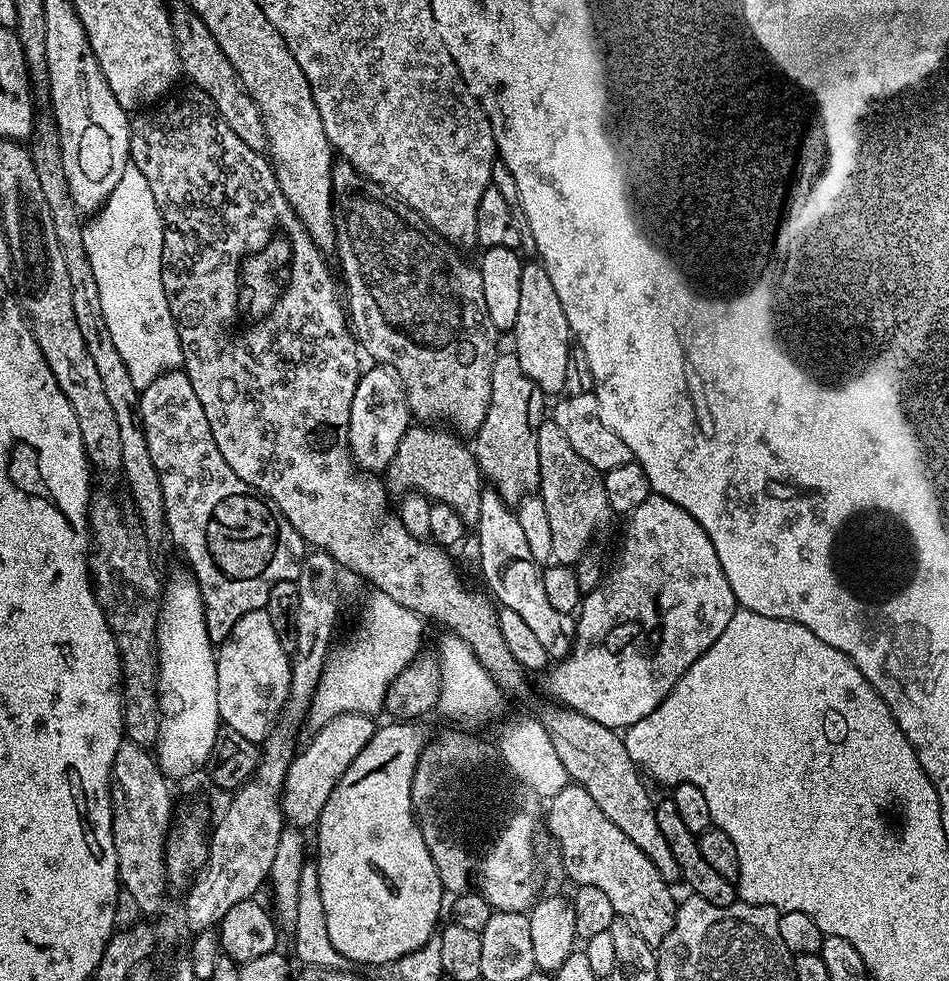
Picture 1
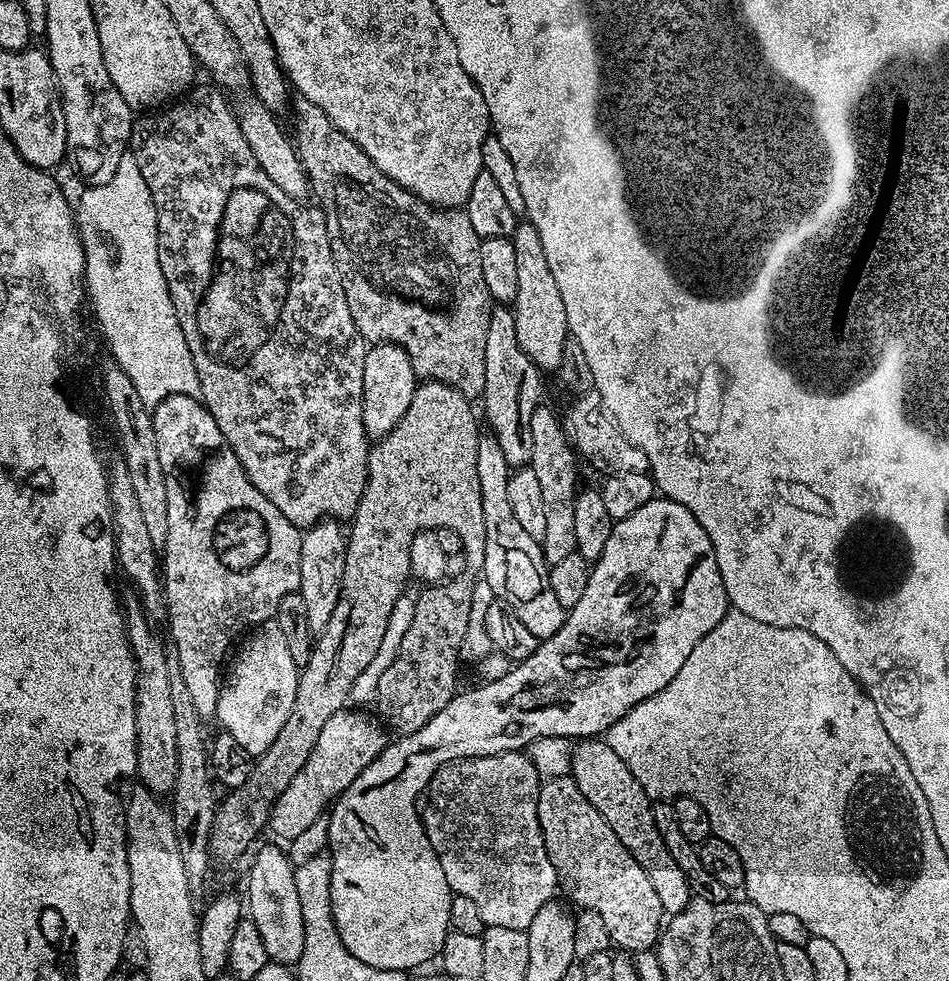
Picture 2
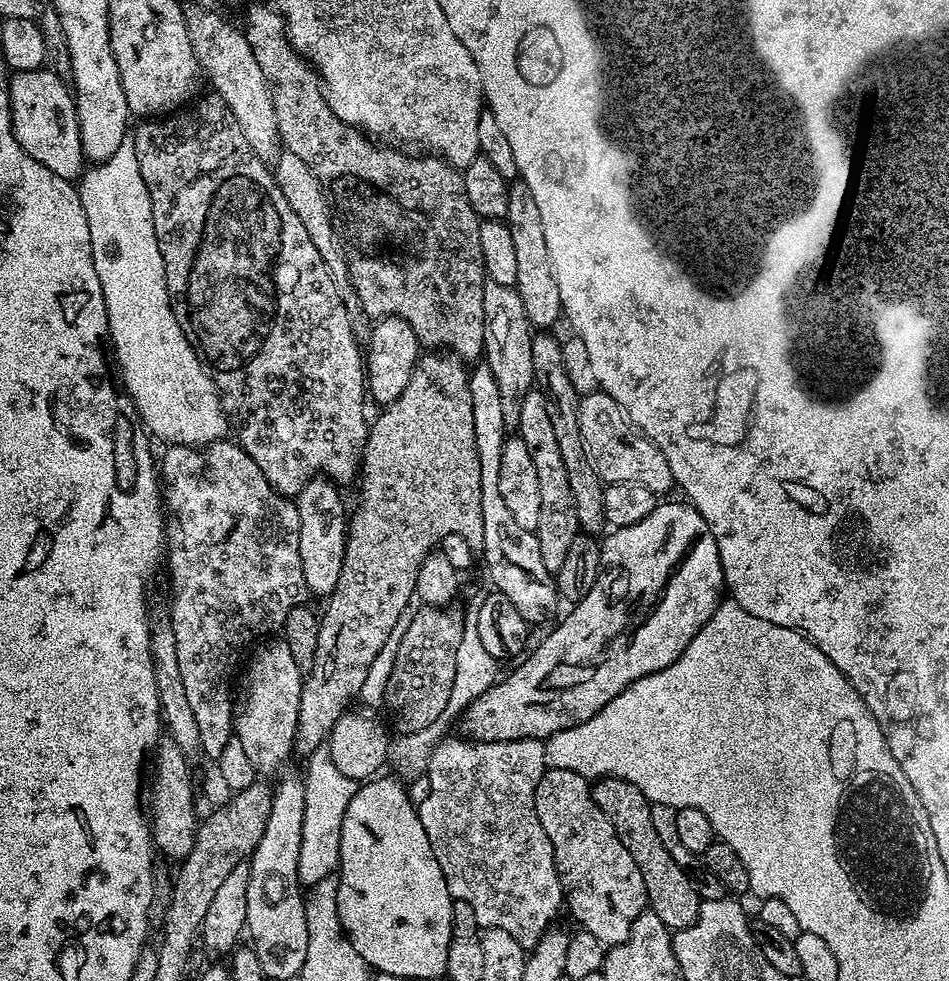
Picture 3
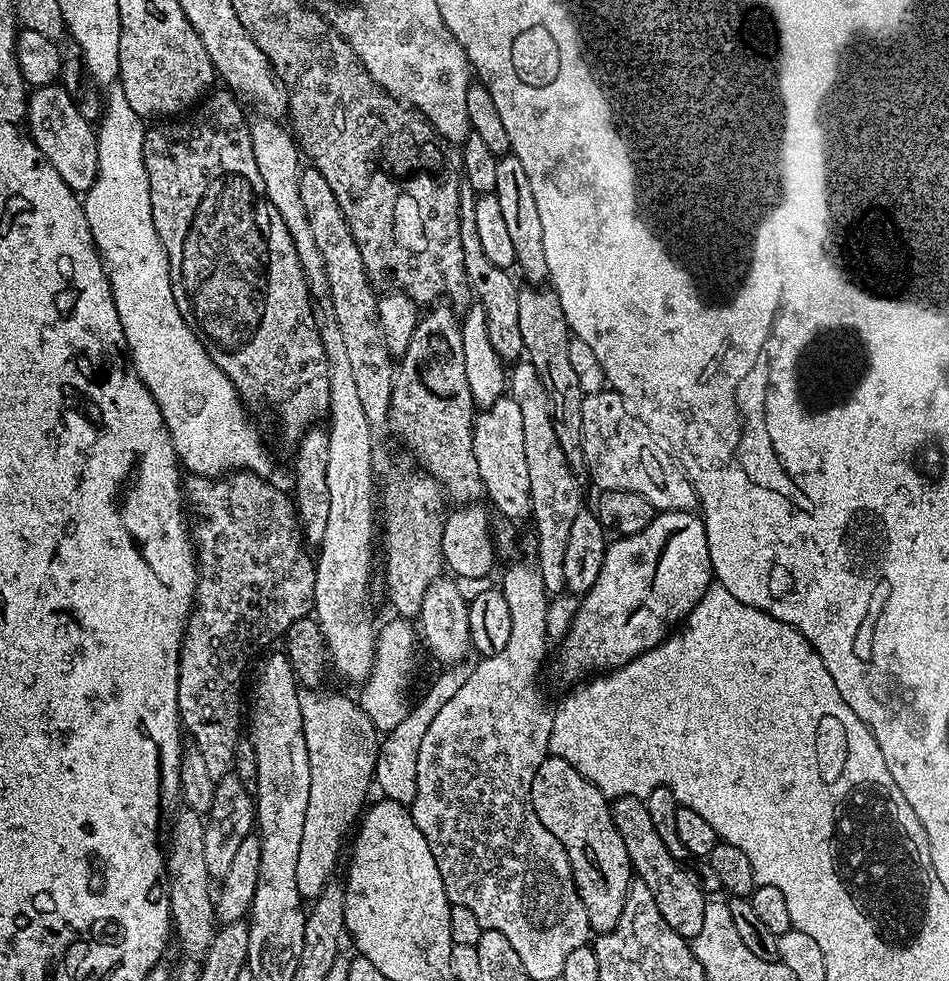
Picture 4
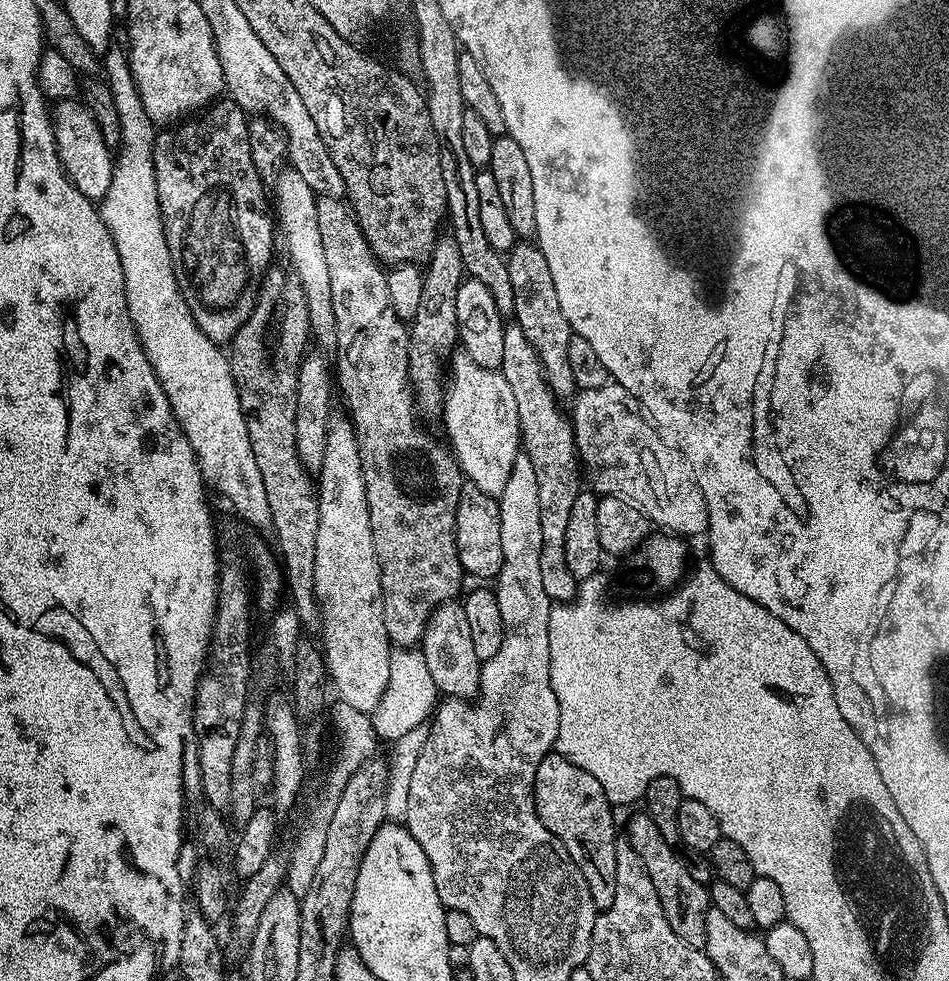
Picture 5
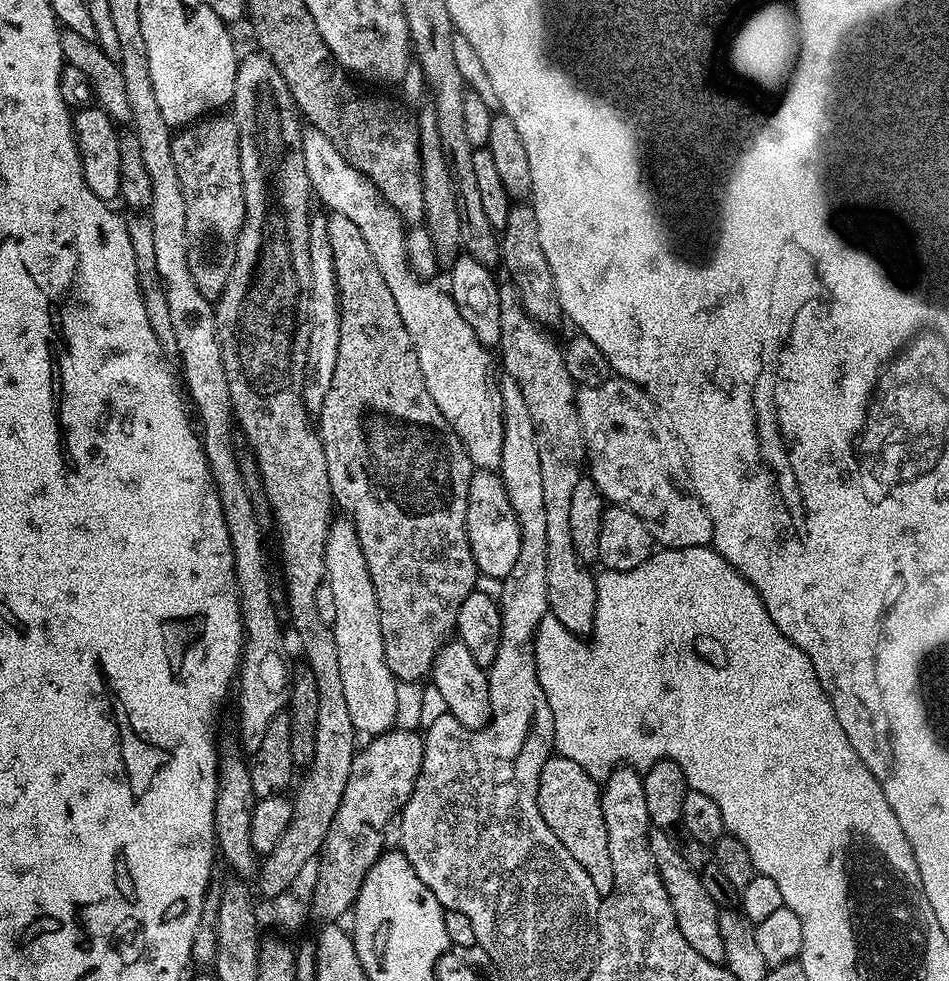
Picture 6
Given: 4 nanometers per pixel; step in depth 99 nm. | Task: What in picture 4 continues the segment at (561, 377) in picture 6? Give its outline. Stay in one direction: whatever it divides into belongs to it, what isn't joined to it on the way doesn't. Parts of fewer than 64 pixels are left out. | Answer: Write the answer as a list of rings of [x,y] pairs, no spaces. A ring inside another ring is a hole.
[[[516,362],[511,365],[508,372],[507,391],[514,402],[518,402],[518,410],[522,410],[522,434],[526,449],[526,467],[530,470],[530,498],[532,511],[530,520],[536,523],[536,560],[534,567],[540,572],[542,586],[550,594],[560,594],[566,589],[566,574],[564,572],[566,559],[566,538],[570,535],[570,526],[574,518],[582,510],[580,504],[580,488],[576,485],[578,476],[567,465],[566,457],[558,444],[557,435],[551,421],[550,398],[548,391],[542,384],[542,378],[534,366],[529,362]]]

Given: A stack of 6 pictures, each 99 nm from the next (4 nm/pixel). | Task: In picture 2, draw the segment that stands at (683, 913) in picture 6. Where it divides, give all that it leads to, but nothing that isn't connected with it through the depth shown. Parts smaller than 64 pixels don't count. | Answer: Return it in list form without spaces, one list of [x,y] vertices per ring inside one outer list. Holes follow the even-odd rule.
[[[584,738],[580,744],[571,749],[572,757],[571,777],[578,790],[586,797],[586,802],[610,822],[610,830],[618,834],[618,842],[634,854],[634,862],[646,870],[646,878],[650,878],[654,891],[662,901],[662,910],[669,916],[677,916],[684,910],[692,899],[692,888],[688,885],[686,874],[682,874],[682,866],[674,862],[674,854],[666,850],[666,842],[662,842],[662,834],[658,834],[658,826],[654,822],[654,801],[642,790],[638,778],[630,774],[630,766],[610,750],[607,739]]]

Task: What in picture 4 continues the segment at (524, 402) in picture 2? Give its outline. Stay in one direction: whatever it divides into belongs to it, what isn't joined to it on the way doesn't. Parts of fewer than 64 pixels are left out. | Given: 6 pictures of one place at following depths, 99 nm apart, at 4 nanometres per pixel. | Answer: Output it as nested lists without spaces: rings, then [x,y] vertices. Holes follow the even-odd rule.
[[[467,186],[461,187],[460,229],[462,230],[464,273],[468,279],[469,289],[474,293],[482,310],[486,310],[486,327],[494,350],[498,350],[498,354],[504,361],[516,362],[525,355],[521,327],[518,326],[518,298],[521,289],[516,286],[517,277],[509,269],[494,266],[494,262],[490,262],[490,258],[486,258],[486,253],[482,251],[482,242],[478,239],[478,225],[474,222],[475,205],[476,196],[472,189]]]

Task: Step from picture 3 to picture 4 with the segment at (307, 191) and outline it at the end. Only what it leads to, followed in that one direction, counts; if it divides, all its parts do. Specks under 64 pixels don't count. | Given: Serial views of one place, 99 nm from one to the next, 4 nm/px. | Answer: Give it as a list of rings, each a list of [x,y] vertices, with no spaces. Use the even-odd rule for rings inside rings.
[[[308,166],[301,171],[298,195],[302,198],[302,207],[310,222],[314,243],[322,253],[328,299],[332,301],[338,330],[342,330],[342,343],[346,346],[350,367],[354,369],[354,382],[358,389],[358,399],[362,402],[362,410],[366,410],[366,418],[373,426],[383,425],[390,410],[394,358],[388,353],[386,338],[382,338],[377,289],[368,281],[366,266],[362,266],[362,253],[358,250],[358,242],[354,242],[354,234],[342,214],[342,206],[338,206],[334,190],[330,190],[326,178],[322,178],[317,168]]]

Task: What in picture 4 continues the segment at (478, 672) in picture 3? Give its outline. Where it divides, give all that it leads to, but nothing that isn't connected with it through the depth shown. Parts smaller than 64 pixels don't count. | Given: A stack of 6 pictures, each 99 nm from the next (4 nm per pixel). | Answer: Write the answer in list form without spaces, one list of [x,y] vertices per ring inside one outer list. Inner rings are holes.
[[[468,662],[449,665],[445,667],[429,686],[424,696],[416,706],[412,706],[409,712],[403,718],[402,722],[385,733],[378,747],[377,764],[374,770],[374,782],[379,786],[380,794],[385,799],[398,801],[403,804],[410,804],[417,793],[417,768],[418,768],[418,751],[422,744],[422,737],[430,728],[430,723],[434,720],[435,715],[447,702],[458,694],[459,687],[466,682],[473,670],[473,665]]]

